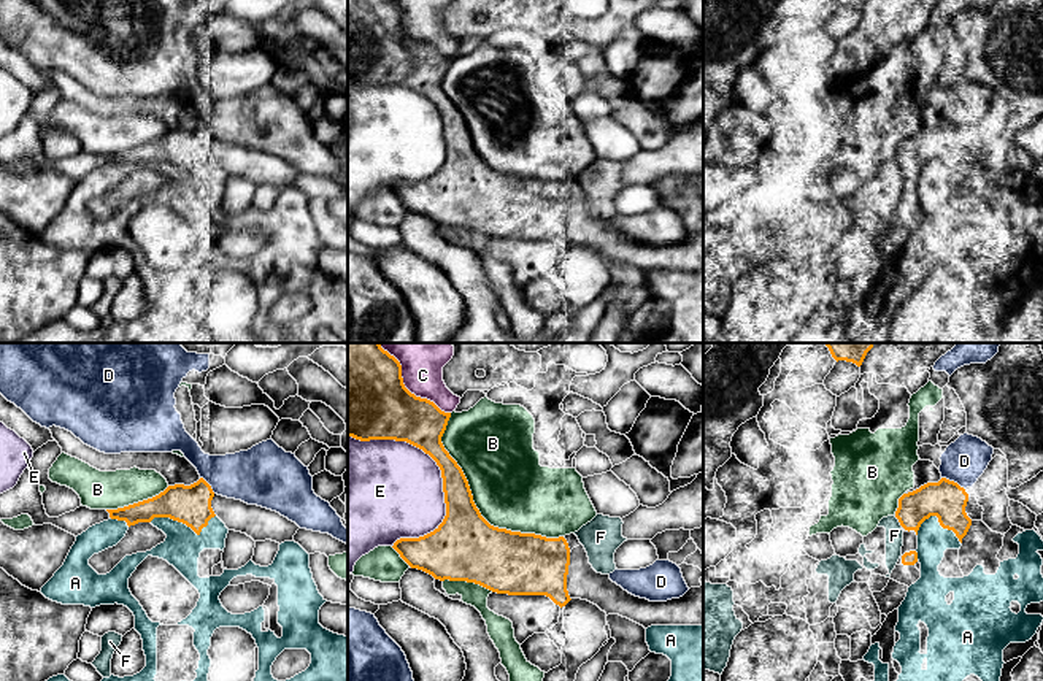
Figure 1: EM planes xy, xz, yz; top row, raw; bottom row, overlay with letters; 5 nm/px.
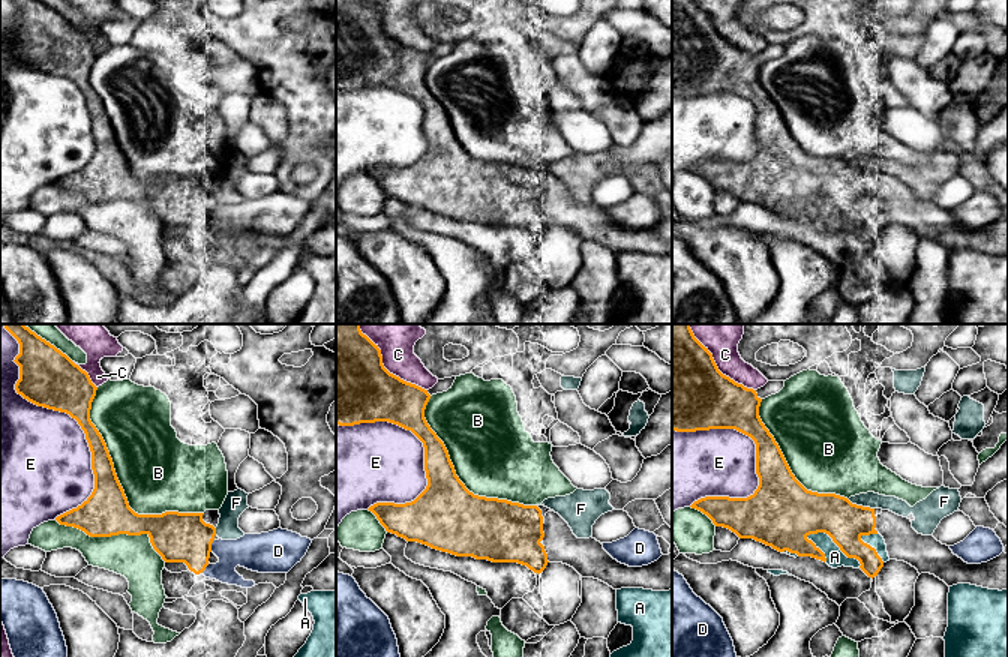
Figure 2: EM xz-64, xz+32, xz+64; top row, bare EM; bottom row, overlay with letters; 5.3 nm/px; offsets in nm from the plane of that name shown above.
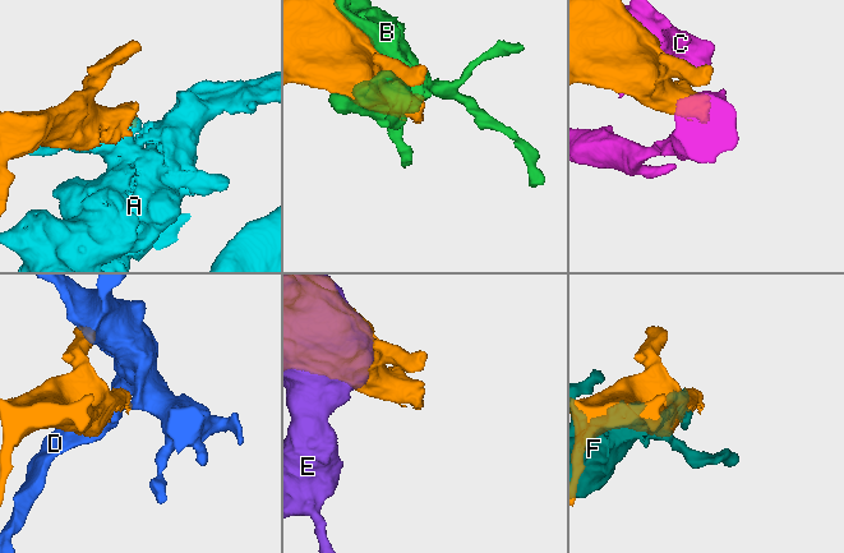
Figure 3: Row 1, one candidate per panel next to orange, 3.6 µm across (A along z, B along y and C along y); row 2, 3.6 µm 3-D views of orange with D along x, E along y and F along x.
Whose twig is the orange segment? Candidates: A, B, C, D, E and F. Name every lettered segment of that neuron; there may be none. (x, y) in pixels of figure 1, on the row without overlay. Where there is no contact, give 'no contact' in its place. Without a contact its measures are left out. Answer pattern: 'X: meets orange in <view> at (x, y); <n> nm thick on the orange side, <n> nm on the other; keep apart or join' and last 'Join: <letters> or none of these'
A: meets orange in xy at (183, 167); 200 nm thick on the orange side, 190 nm on the other; keep apart
B: meets orange in xz at (475, 150); 340 nm thick on the orange side, 380 nm on the other; keep apart
C: meets orange in xz at (413, 38); 420 nm thick on the orange side, 200 nm on the other; keep apart
D: meets orange in yz at (953, 126); 200 nm thick on the orange side, 220 nm on the other; keep apart
E: meets orange in xz at (426, 97); 260 nm thick on the orange side, 500 nm on the other; keep apart
F: meets orange in yz at (899, 165); 180 nm thick on the orange side, 100 nm on the other; keep apart
Join: none of these

